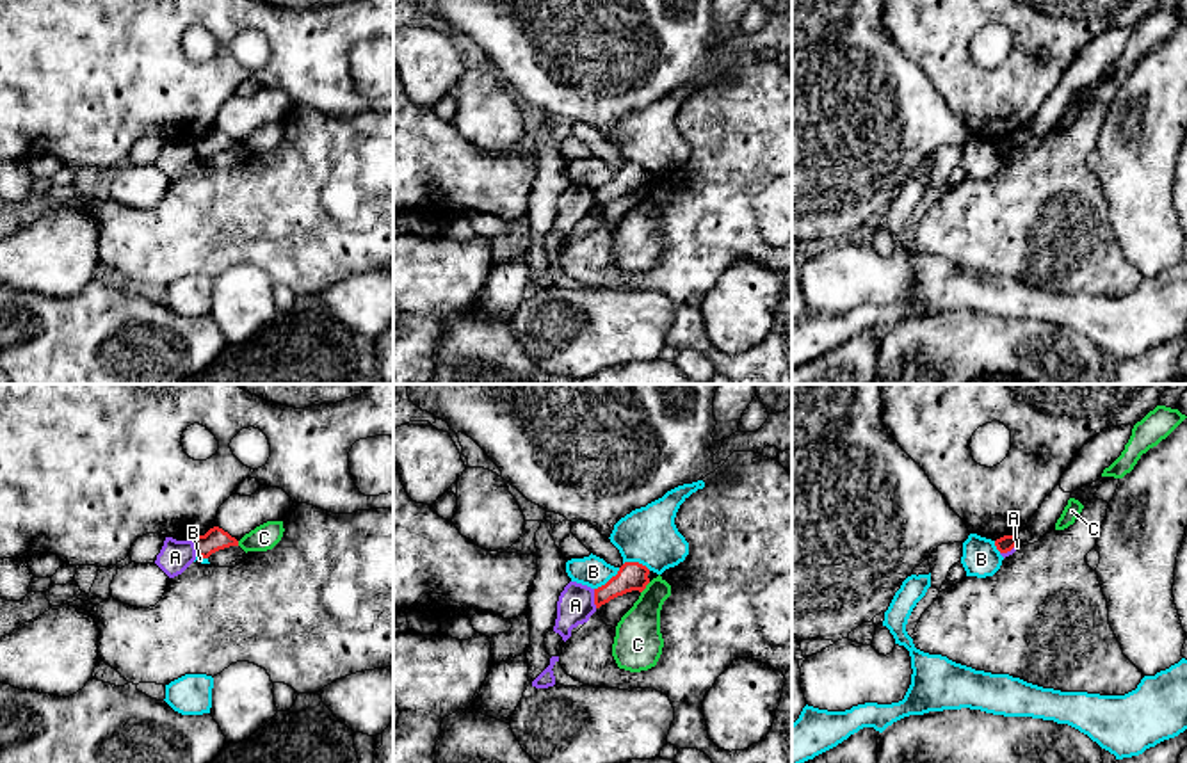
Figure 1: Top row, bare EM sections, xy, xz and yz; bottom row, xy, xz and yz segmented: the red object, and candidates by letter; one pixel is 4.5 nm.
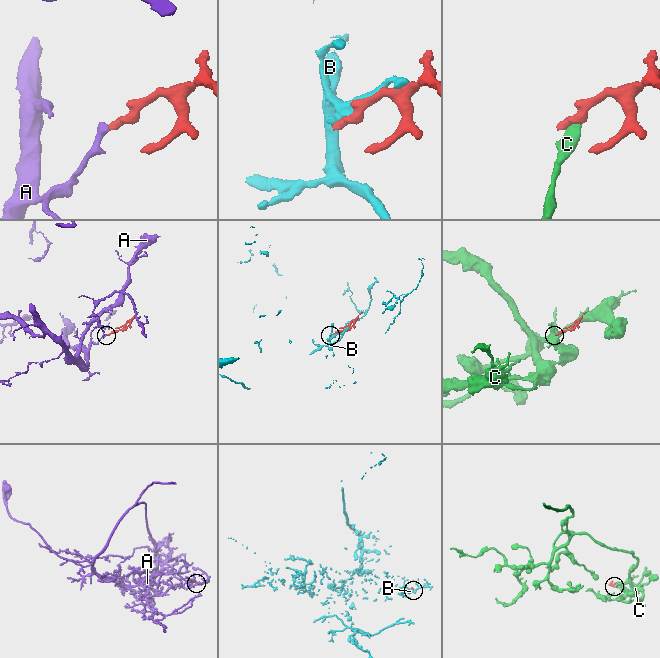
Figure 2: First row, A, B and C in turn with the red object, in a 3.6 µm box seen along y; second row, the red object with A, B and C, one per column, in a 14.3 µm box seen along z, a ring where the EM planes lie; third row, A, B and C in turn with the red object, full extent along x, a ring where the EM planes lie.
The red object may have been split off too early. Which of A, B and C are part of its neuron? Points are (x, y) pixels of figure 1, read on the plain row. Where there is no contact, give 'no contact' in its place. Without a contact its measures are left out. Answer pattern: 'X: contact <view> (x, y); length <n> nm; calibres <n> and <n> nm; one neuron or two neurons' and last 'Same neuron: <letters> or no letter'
A: contact xz (595, 200); length 90 nm; calibres 130 and 170 nm; two neurons
B: contact xz (609, 182); length 160 nm; calibres 130 and 140 nm; two neurons
C: contact xz (645, 189); length 70 nm; calibres 130 and 220 nm; two neurons
Same neuron: no letter

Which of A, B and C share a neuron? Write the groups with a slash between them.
A / B / C

